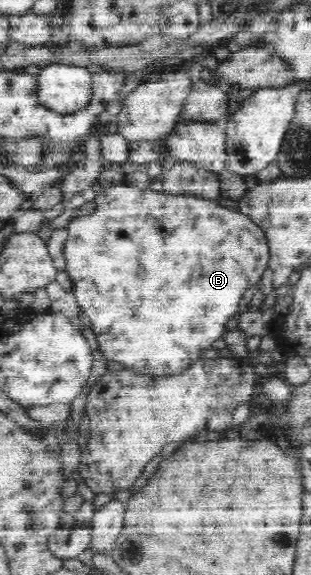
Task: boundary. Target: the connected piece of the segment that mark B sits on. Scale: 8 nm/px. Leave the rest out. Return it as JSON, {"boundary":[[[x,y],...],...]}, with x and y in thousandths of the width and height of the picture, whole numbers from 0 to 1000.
{"boundary":[[[386,320],[347,327],[312,325],[305,330],[305,365],[267,379],[232,379],[219,390],[222,412],[203,426],[203,449],[209,449],[209,473],[232,492],[232,506],[260,536],[260,551],[305,581],[315,607],[331,612],[338,626],[376,628],[399,642],[441,650],[505,656],[543,656],[588,649],[621,631],[646,624],[646,614],[678,605],[691,593],[752,569],[752,560],[768,553],[768,527],[781,523],[788,506],[830,492],[859,470],[868,452],[868,430],[846,397],[814,388],[794,374],[743,367],[691,346],[646,339],[563,339],[524,332],[521,327],[444,329],[421,320]]]}

